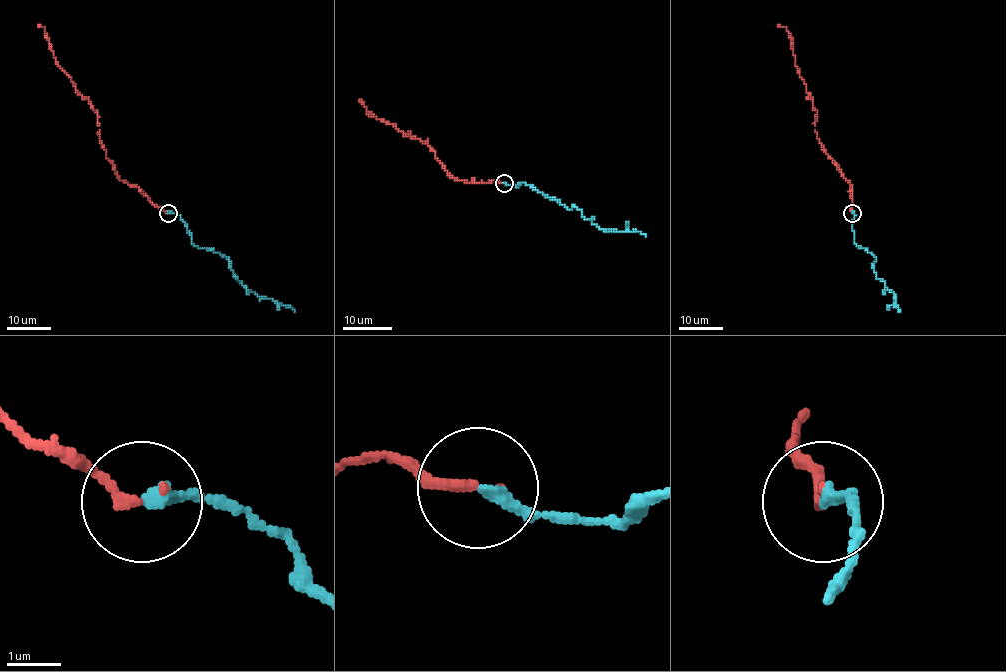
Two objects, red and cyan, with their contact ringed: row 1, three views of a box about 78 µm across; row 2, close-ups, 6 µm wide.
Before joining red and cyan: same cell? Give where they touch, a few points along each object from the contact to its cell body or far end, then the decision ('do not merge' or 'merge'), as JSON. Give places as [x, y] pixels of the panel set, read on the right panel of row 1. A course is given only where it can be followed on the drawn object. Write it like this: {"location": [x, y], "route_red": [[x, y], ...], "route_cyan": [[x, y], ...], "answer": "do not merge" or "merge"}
{"location": [852, 213], "route_red": [[852, 212], [850, 183], [823, 149], [816, 135], [813, 101], [795, 63], [791, 37], [778, 24]], "route_cyan": [[852, 212], [854, 242], [876, 257], [876, 277], [885, 283], [885, 287], [894, 295], [900, 311]], "answer": "merge"}

